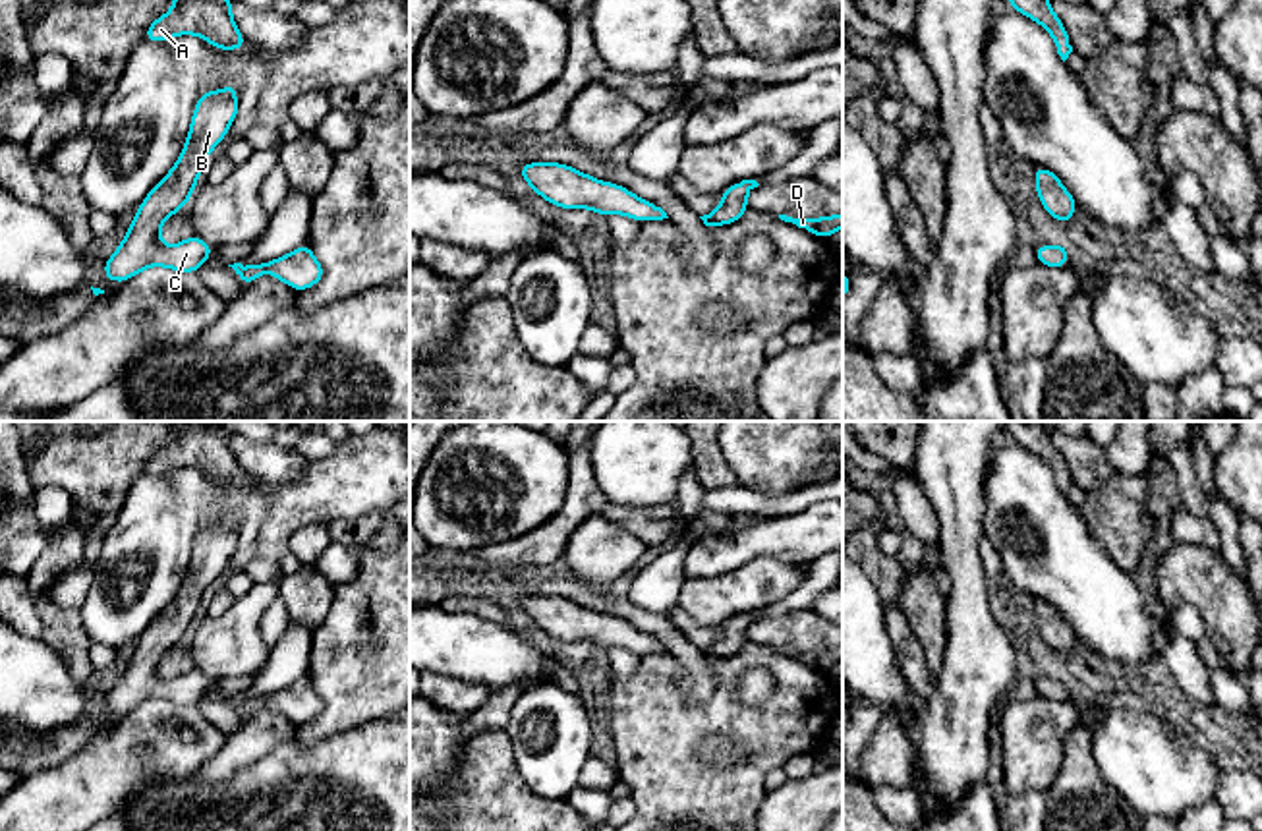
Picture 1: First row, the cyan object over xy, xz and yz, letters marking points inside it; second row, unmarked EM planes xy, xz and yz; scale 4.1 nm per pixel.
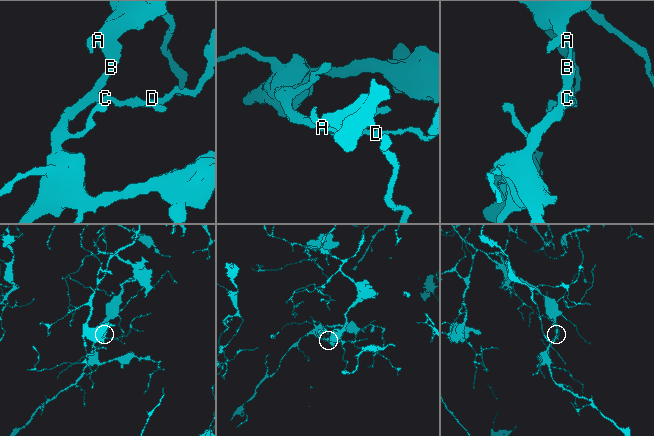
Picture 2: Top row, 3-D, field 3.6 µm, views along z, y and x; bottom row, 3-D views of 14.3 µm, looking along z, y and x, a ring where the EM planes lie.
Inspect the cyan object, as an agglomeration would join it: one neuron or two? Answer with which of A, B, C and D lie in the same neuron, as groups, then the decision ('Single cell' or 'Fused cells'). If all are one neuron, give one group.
Groups: A B C D. Single cell

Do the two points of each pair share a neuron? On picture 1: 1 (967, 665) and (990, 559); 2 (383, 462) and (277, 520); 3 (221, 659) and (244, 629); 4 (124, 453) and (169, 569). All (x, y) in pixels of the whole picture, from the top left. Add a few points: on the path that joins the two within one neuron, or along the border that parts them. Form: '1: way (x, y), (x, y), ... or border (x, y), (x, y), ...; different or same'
1: border (984, 538), (980, 561), (988, 576); different
2: way (356, 478), (304, 501); same
3: way (223, 652), (236, 636); same
4: border (143, 472), (113, 518); different

